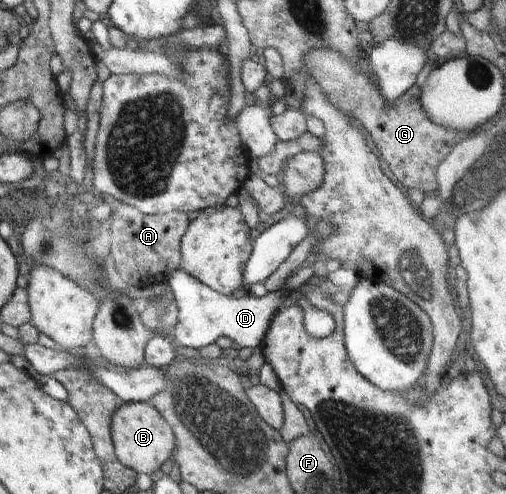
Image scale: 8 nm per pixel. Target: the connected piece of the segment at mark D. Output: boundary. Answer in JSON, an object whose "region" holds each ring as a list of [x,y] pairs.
{"region":[[[339,268],[327,276],[320,272],[317,273],[298,289],[281,288],[279,291],[268,293],[262,298],[255,297],[250,293],[244,295],[244,297],[232,297],[210,289],[208,285],[204,285],[196,277],[186,273],[184,269],[176,269],[168,281],[168,284],[172,287],[179,312],[178,323],[174,327],[174,334],[172,334],[172,339],[175,342],[173,347],[187,347],[200,351],[202,347],[214,345],[219,337],[226,336],[241,348],[249,347],[254,350],[260,346],[262,339],[264,339],[264,333],[268,331],[272,319],[282,309],[290,307],[292,303],[300,303],[302,307],[306,305],[307,301],[304,299],[306,293],[304,291],[308,291],[310,287],[316,287],[320,283],[325,284],[327,281],[327,284],[332,288],[349,292],[360,281],[360,278],[361,274],[358,271]]]}

